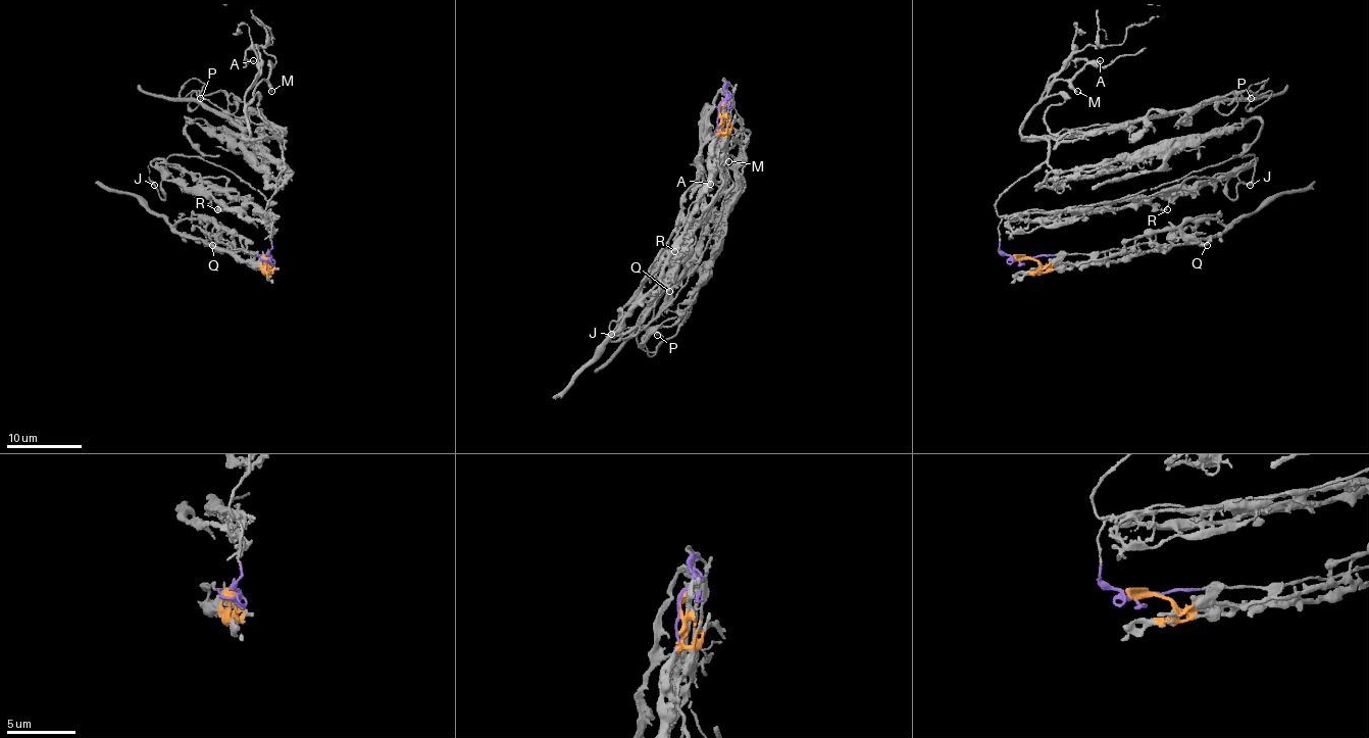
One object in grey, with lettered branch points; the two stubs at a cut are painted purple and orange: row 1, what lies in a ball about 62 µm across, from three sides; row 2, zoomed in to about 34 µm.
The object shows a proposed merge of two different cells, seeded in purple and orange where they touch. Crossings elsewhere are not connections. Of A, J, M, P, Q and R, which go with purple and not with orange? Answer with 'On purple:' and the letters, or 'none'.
On purple: A, J, M, P, R

